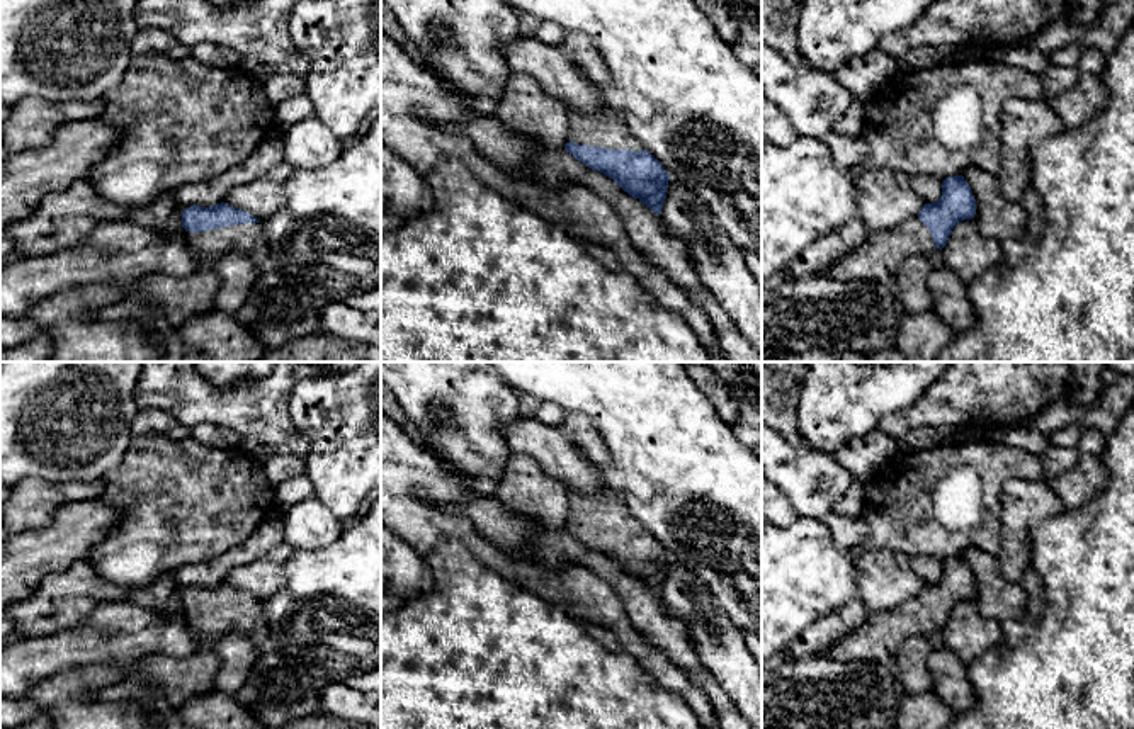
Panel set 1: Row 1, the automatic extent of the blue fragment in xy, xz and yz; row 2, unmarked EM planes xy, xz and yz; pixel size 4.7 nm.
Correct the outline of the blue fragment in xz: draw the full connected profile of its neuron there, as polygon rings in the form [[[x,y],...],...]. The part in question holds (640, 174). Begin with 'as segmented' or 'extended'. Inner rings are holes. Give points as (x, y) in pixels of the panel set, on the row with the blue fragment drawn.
extended; [[[566,109],[570,133],[564,150],[588,168],[612,178],[624,192],[661,214],[670,175],[631,134],[614,109],[587,114]]]

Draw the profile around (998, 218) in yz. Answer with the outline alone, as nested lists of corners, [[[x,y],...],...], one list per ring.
[[[967,167],[961,175],[976,199],[972,221],[986,238],[1000,243],[1025,238],[1027,212],[1018,202],[1003,197],[996,175],[976,167]]]

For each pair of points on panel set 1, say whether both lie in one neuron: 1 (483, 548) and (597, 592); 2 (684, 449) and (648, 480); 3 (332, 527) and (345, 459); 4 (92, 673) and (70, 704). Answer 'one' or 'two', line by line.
1: one
2: one
3: two
4: one

